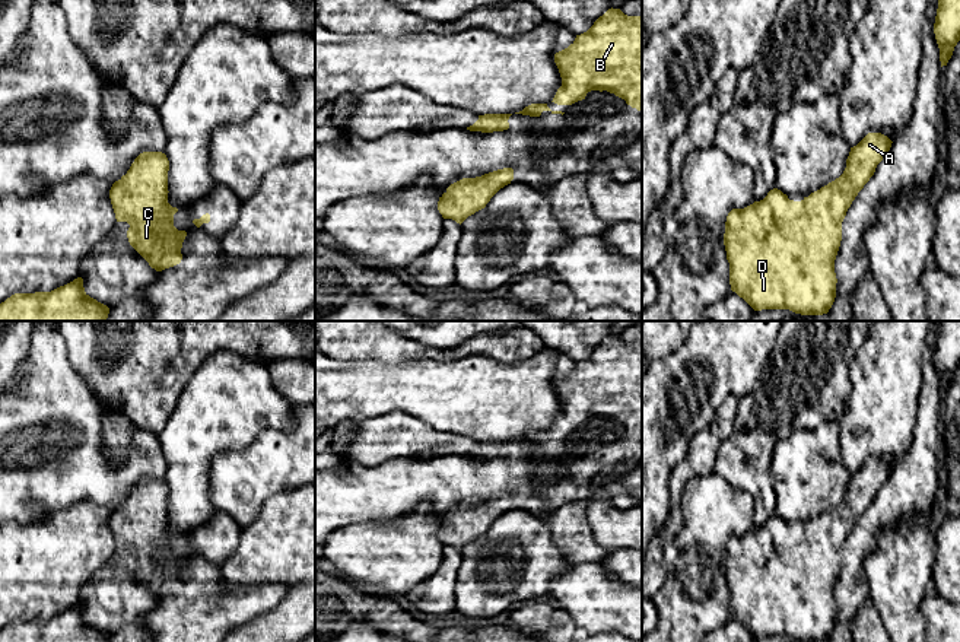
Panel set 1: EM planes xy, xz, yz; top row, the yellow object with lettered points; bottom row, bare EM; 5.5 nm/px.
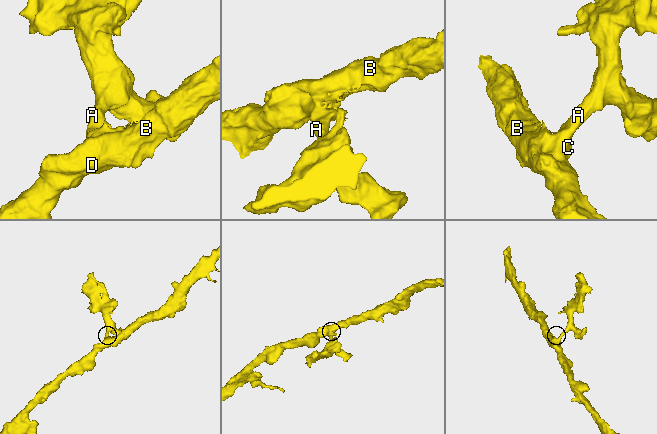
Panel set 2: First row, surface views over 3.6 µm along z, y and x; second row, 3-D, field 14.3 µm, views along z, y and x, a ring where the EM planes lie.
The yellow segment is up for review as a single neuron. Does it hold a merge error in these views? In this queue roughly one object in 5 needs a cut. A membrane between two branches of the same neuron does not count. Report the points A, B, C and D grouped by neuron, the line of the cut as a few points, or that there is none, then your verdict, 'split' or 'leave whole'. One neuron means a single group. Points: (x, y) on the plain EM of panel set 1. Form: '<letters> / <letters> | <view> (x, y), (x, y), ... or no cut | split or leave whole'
A B C D | no cut | leave whole

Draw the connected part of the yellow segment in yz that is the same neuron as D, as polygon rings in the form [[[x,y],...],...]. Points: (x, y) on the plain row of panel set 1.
[[[868,460],[851,474],[843,500],[801,528],[789,527],[781,517],[773,515],[763,527],[744,535],[732,535],[727,543],[724,560],[731,617],[754,638],[827,641],[836,624],[835,587],[842,568],[842,549],[891,470],[881,460]]]

